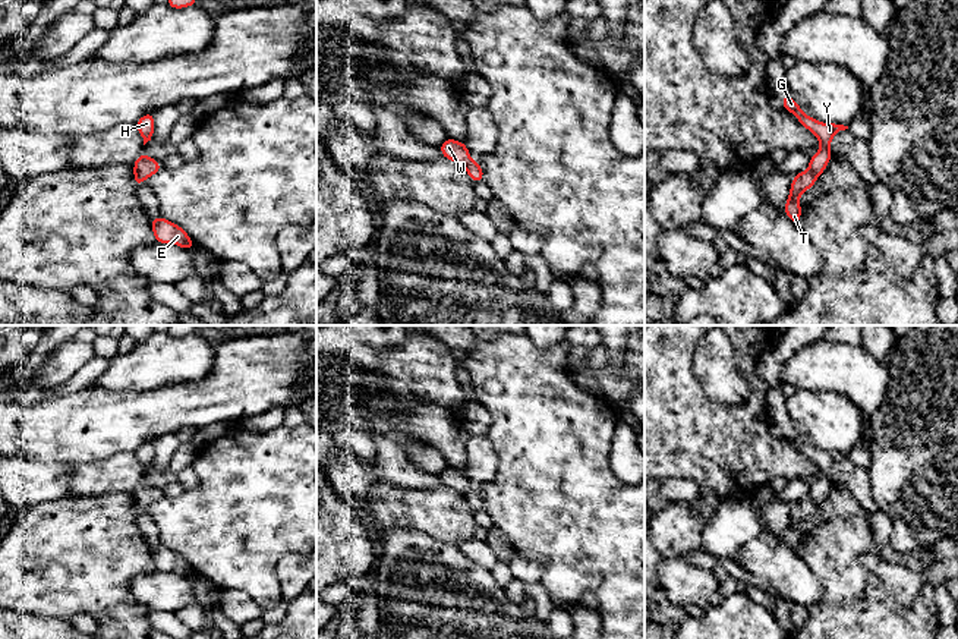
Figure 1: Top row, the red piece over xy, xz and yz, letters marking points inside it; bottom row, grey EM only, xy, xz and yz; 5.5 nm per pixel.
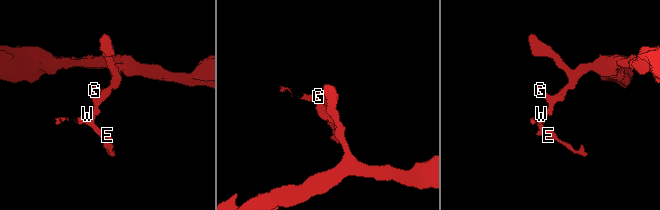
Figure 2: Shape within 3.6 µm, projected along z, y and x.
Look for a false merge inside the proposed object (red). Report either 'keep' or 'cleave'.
cleave

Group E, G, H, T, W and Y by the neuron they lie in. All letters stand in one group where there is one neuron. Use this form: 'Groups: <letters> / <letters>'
Groups: E T W / G H Y

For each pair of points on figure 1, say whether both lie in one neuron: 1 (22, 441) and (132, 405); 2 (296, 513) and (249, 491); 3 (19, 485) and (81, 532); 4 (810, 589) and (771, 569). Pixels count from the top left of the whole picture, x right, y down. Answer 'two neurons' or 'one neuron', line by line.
1: one neuron
2: one neuron
3: two neurons
4: one neuron

